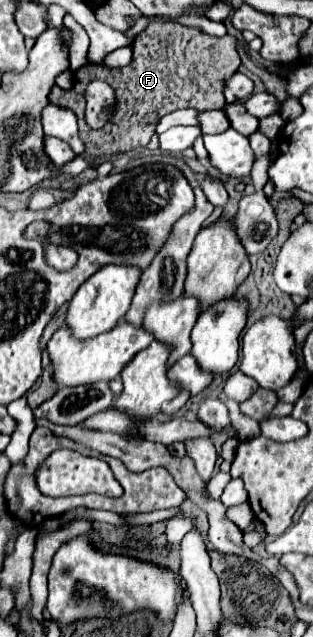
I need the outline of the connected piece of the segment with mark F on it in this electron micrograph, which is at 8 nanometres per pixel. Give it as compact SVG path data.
M150 22L146 30L142 30L132 42L132 64L126 68L106 68L106 82L114 86L118 104L116 112L104 128L92 130L84 122L86 102L78 88L62 92L58 86L54 86L50 92L50 102L64 106L76 114L80 138L86 144L88 156L112 156L118 152L128 152L146 146L154 134L156 122L168 112L180 108L222 110L222 86L240 66L236 46L238 42L232 36L214 38L198 28L190 28L178 22Z

